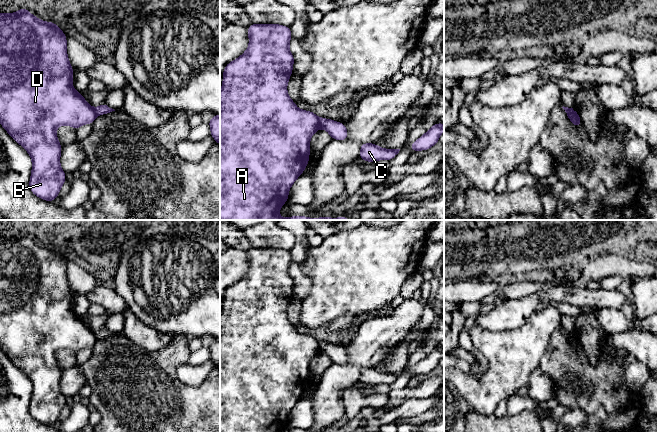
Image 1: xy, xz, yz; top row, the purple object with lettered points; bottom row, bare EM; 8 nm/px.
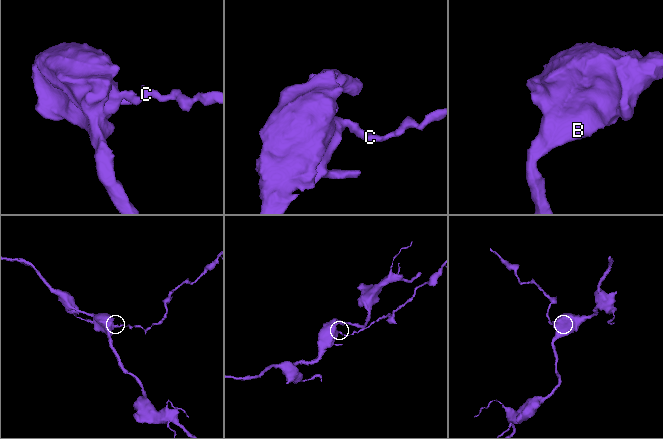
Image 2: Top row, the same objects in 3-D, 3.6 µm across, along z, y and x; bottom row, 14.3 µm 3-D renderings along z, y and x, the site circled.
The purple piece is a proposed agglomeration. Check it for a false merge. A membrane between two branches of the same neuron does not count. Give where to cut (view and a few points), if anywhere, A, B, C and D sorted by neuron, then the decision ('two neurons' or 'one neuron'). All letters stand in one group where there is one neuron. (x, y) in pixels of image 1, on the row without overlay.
cut in xz along (318, 342), (320, 350); A B D / C; two neurons

